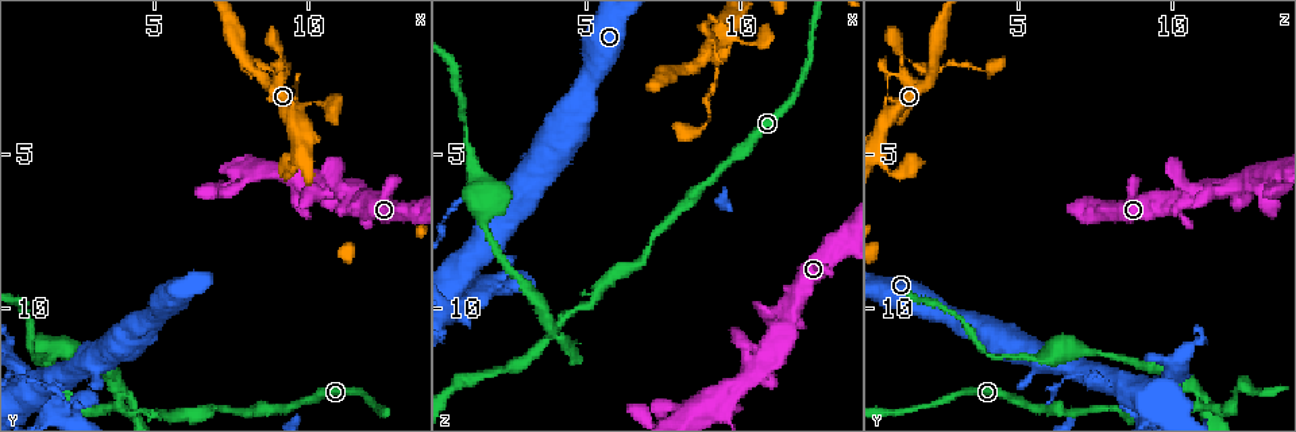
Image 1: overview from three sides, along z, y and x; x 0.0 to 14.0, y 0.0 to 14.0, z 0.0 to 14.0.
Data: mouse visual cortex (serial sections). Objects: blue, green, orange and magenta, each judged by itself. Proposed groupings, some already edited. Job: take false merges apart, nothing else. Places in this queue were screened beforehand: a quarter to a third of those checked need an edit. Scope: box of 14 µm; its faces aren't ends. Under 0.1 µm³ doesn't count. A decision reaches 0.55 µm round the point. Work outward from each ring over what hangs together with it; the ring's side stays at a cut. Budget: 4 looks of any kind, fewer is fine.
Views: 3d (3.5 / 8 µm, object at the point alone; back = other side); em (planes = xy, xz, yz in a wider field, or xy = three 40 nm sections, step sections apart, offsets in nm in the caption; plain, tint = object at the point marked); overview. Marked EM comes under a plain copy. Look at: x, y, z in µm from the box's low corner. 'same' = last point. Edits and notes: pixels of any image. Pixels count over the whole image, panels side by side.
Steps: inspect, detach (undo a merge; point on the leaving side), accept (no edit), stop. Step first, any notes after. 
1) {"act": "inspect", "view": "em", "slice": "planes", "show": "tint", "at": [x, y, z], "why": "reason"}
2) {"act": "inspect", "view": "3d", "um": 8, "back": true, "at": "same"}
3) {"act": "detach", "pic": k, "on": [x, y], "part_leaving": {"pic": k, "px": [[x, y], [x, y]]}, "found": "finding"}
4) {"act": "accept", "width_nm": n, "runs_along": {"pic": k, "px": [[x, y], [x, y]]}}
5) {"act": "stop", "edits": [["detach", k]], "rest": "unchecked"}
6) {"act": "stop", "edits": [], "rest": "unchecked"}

{"act": "inspect", "view": "3d", "um": 8, "at": [3.8, 13.1, 10.9], "why": "thick turns thin"}

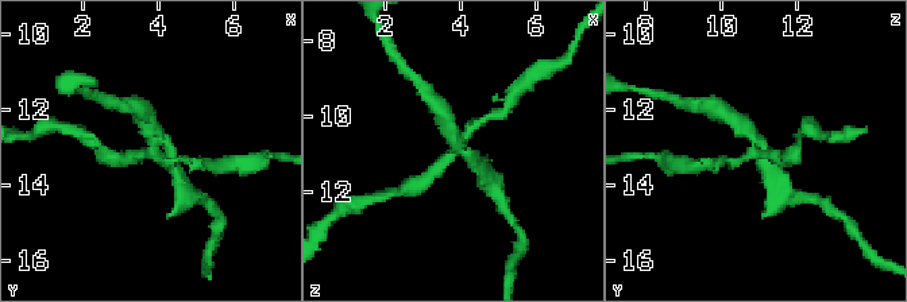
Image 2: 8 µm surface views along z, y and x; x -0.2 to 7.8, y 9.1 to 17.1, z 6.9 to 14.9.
{"act": "inspect", "view": "em", "slice": "xy", "step": 3, "show": "tint", "at": [3.9, 13.1, 10.8], "arms": 4, "arm_widths_nm": [200, 250, 300, 400]}

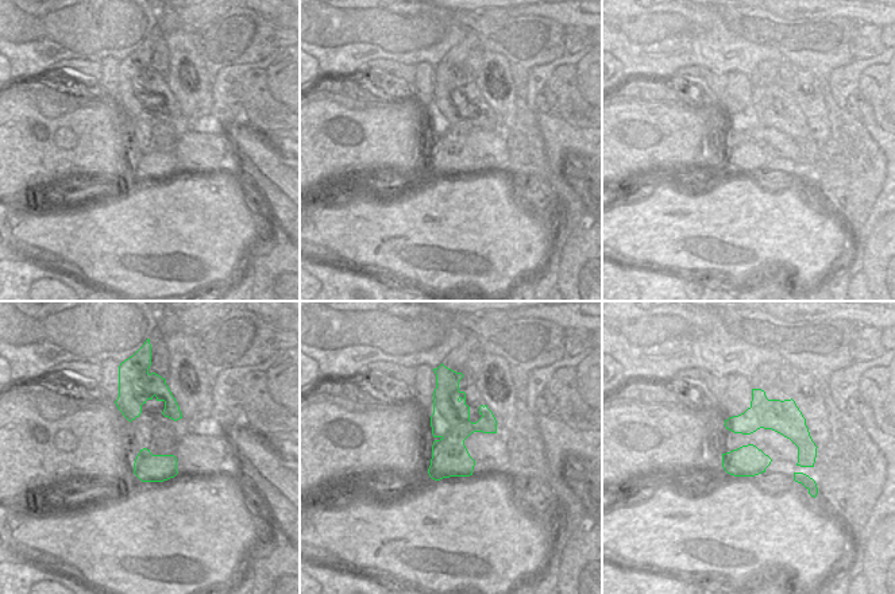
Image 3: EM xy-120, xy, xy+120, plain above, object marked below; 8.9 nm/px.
{"act": "accept", "runs_along": {"pic": 2, "px": [[177, 159], [153, 150], [147, 119]]}, "found": "all the same cell"}

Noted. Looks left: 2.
{"act": "inspect", "view": "3d", "um": 3.5, "at": [9.2, 2.1, 1.3], "why": "thin neck"}

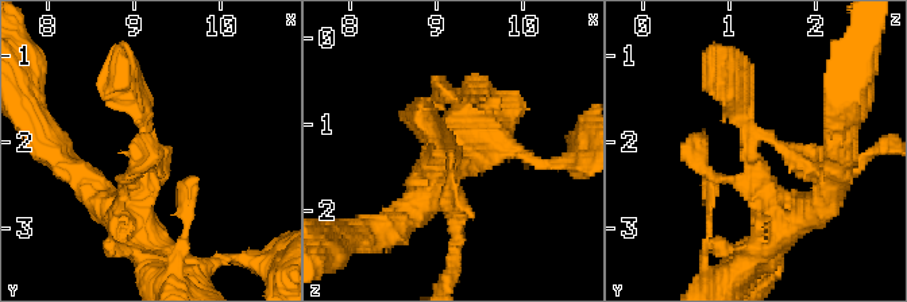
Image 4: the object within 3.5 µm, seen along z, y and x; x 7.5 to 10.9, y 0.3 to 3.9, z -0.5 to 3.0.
{"act": "detach", "pic": 4, "on": [455, 197], "part_leaving": {"pic": 4, "px": [[448, 154], [460, 213], [452, 260]]}, "found": "a second cell is stuck on"}

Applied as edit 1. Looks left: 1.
{"act": "stop", "edits": [["detach", 4]], "rest": "unchecked"}

